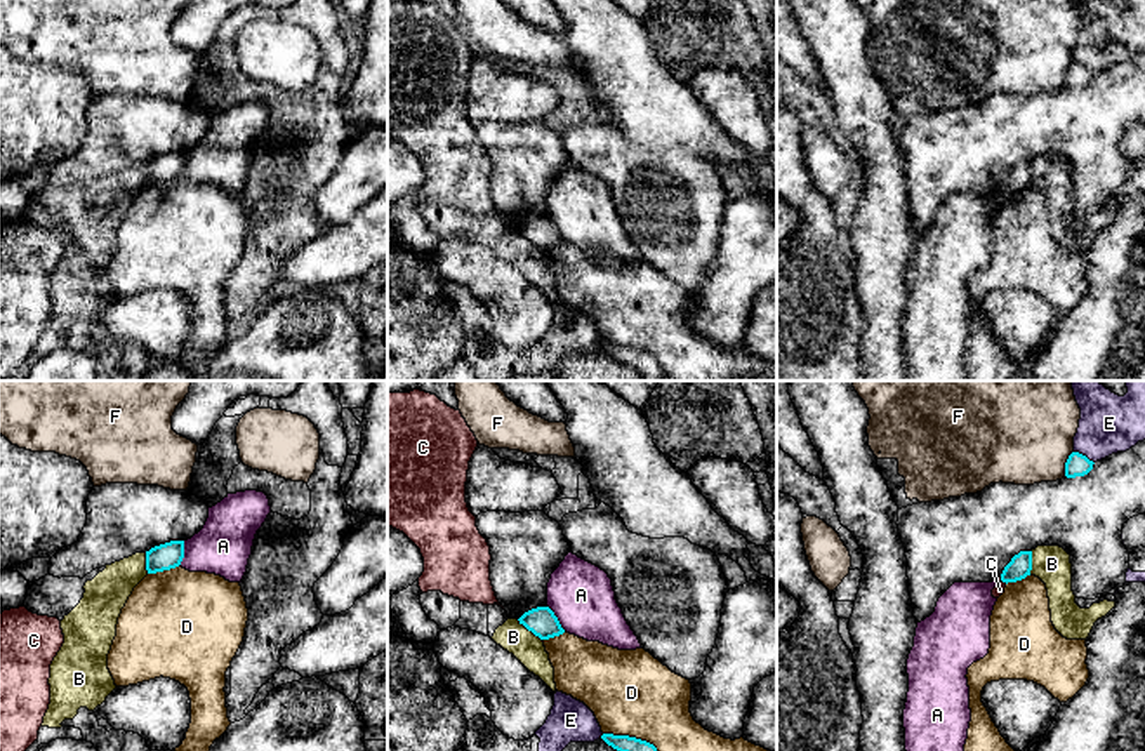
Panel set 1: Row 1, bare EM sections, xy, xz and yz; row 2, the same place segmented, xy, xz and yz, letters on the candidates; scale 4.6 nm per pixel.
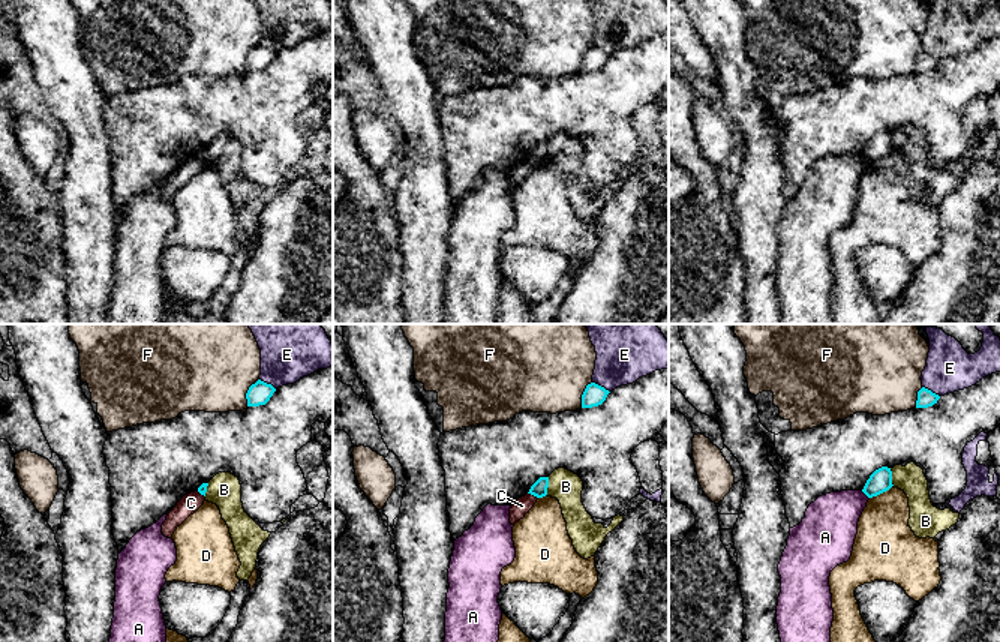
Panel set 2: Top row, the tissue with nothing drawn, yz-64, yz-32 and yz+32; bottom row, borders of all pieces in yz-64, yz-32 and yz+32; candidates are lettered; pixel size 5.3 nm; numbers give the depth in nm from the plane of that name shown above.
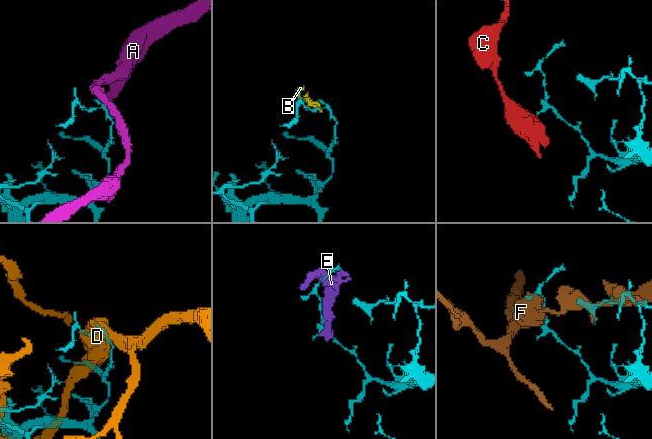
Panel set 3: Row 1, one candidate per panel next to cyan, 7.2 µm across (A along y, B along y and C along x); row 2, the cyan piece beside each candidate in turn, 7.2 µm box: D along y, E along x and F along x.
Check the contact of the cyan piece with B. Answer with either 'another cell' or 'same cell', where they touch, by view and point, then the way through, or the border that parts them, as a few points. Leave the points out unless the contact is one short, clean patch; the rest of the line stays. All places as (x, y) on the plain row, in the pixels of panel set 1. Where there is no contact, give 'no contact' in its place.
another cell; contact xz (529, 240); border xz (516, 230), (541, 251)

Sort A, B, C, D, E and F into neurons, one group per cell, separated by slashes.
A / B E / C / D / F

